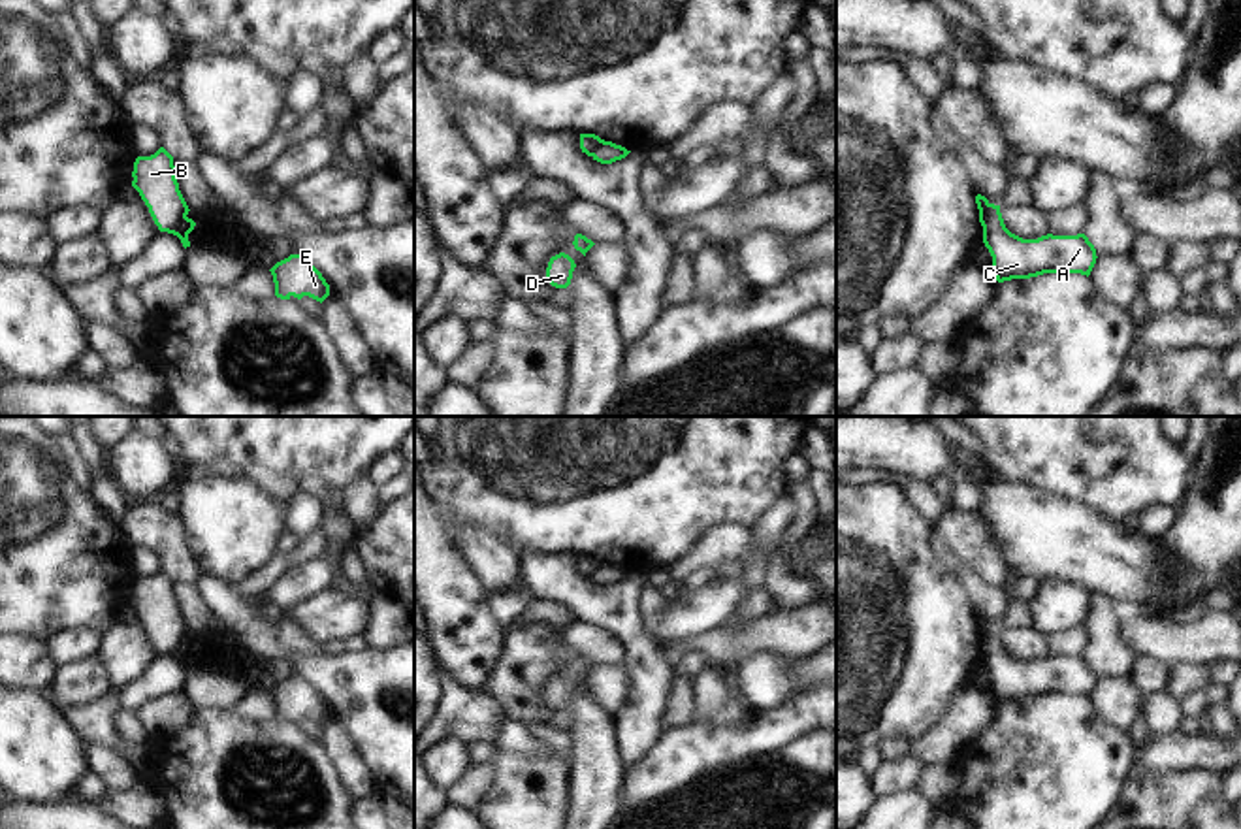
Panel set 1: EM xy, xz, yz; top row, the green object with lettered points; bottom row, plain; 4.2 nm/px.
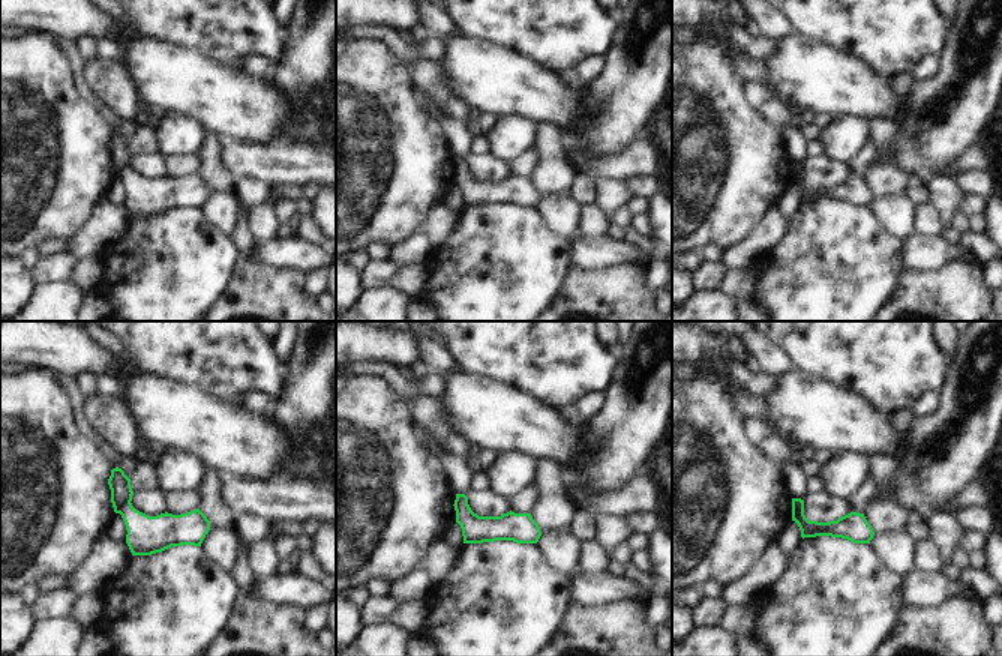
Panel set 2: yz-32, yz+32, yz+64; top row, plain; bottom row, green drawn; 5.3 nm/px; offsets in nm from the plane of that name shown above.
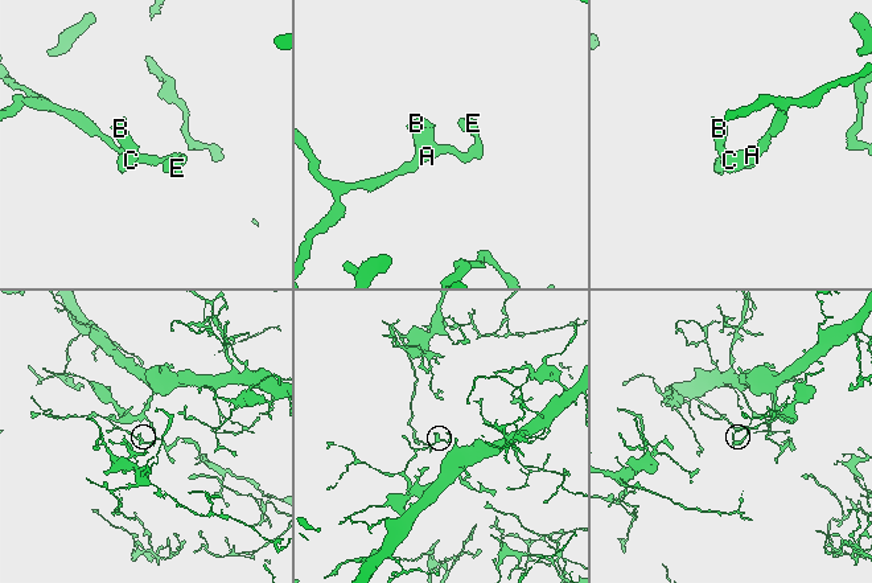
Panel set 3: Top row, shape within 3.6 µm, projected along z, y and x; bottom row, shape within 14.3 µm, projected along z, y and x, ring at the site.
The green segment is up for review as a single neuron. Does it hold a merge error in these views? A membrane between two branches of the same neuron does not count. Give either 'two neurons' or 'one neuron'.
two neurons

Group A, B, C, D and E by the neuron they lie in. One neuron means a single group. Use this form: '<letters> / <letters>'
A C D E / B

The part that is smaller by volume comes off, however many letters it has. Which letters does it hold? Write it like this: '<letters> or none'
B

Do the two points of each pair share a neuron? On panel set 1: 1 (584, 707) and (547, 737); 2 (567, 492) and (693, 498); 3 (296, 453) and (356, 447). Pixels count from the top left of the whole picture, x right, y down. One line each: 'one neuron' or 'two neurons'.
1: two neurons
2: one neuron
3: one neuron

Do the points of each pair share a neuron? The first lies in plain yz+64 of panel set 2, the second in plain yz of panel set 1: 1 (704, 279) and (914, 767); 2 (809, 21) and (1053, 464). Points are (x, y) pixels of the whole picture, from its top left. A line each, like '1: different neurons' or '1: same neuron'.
1: same neuron
2: same neuron

